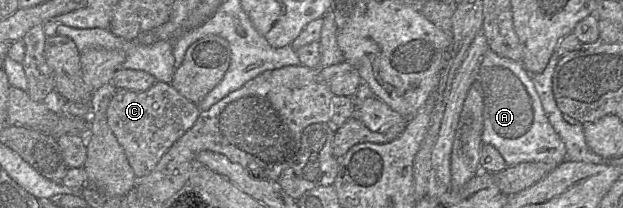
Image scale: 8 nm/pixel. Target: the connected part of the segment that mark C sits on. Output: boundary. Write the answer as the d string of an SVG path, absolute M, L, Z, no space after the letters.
M160 81L145 91L118 89L106 109L108 125L122 146L136 178L148 175L156 167L167 149L193 126L199 114L197 104L182 96L171 83Z

